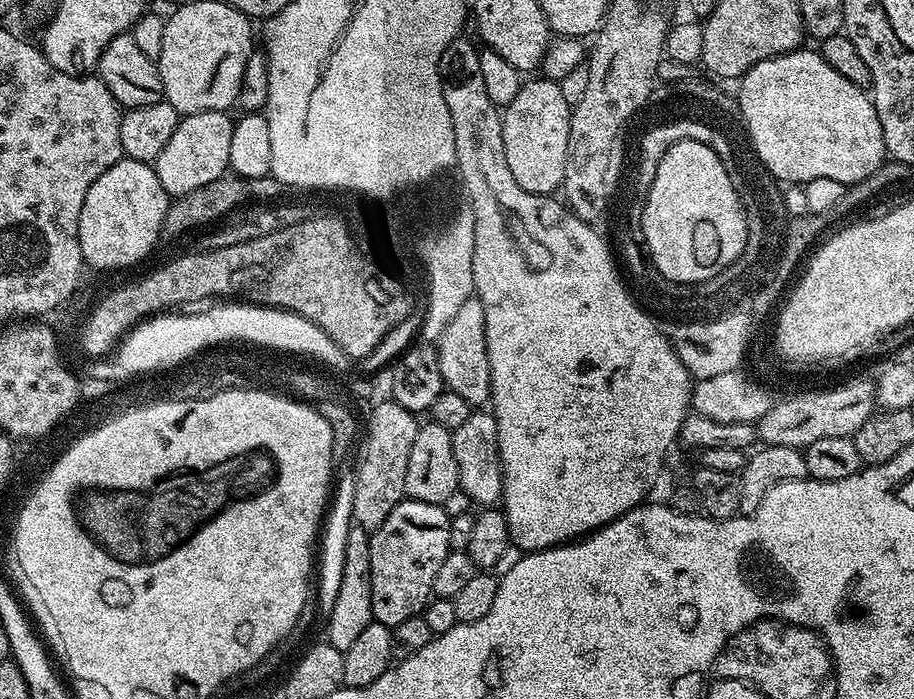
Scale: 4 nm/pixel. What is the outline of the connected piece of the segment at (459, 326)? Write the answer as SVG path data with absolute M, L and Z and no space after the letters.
M475 298L462 302L458 314L450 318L446 330L442 330L440 339L434 347L438 354L438 366L444 379L445 389L458 398L466 398L470 406L484 406L492 395L490 382L490 362L486 354L486 330L484 329L484 311L482 302Z

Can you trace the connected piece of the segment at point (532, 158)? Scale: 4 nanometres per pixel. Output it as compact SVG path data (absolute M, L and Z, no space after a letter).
M528 78L521 83L514 102L510 102L503 109L500 117L502 150L506 150L506 166L510 170L510 174L514 178L514 182L518 182L518 186L522 186L522 190L530 190L530 194L539 196L552 196L555 188L557 191L564 183L573 105L568 104L566 98L562 98L562 90L557 81L543 78L532 79L536 78Z

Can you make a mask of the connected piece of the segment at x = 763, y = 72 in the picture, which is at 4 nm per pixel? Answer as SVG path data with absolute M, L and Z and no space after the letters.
M801 47L785 56L758 62L739 81L738 112L748 127L751 147L776 180L789 185L803 185L814 178L834 178L844 185L856 184L874 174L885 163L882 126L878 122L872 97L861 85L842 78L819 51Z

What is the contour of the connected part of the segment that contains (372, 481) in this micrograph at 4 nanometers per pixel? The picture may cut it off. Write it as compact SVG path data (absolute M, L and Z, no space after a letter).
M390 399L371 409L372 417L368 420L368 437L364 440L364 457L360 465L355 465L356 485L354 486L352 519L355 527L365 528L369 534L376 531L390 518L390 510L398 506L405 499L404 487L406 486L406 462L410 462L410 446L414 446L414 434L418 427L418 420L413 413L407 412L401 404Z

